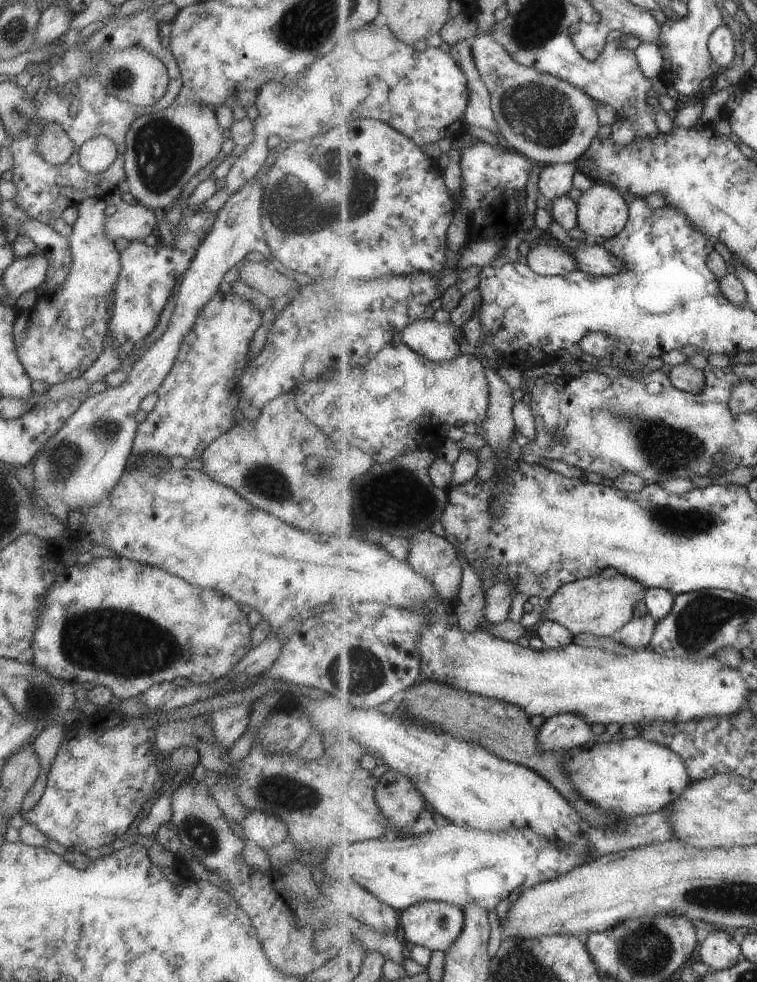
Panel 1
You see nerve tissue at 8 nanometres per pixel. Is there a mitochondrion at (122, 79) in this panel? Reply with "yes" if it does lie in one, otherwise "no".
yes

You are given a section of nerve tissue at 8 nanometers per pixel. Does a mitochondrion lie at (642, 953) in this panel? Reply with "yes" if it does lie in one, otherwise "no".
yes

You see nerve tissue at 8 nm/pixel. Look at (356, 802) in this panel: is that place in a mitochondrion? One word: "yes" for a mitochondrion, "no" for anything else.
no

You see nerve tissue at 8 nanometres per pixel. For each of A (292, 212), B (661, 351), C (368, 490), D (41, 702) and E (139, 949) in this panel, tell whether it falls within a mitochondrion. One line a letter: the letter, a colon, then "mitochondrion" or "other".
A: mitochondrion
B: other
C: mitochondrion
D: mitochondrion
E: other

